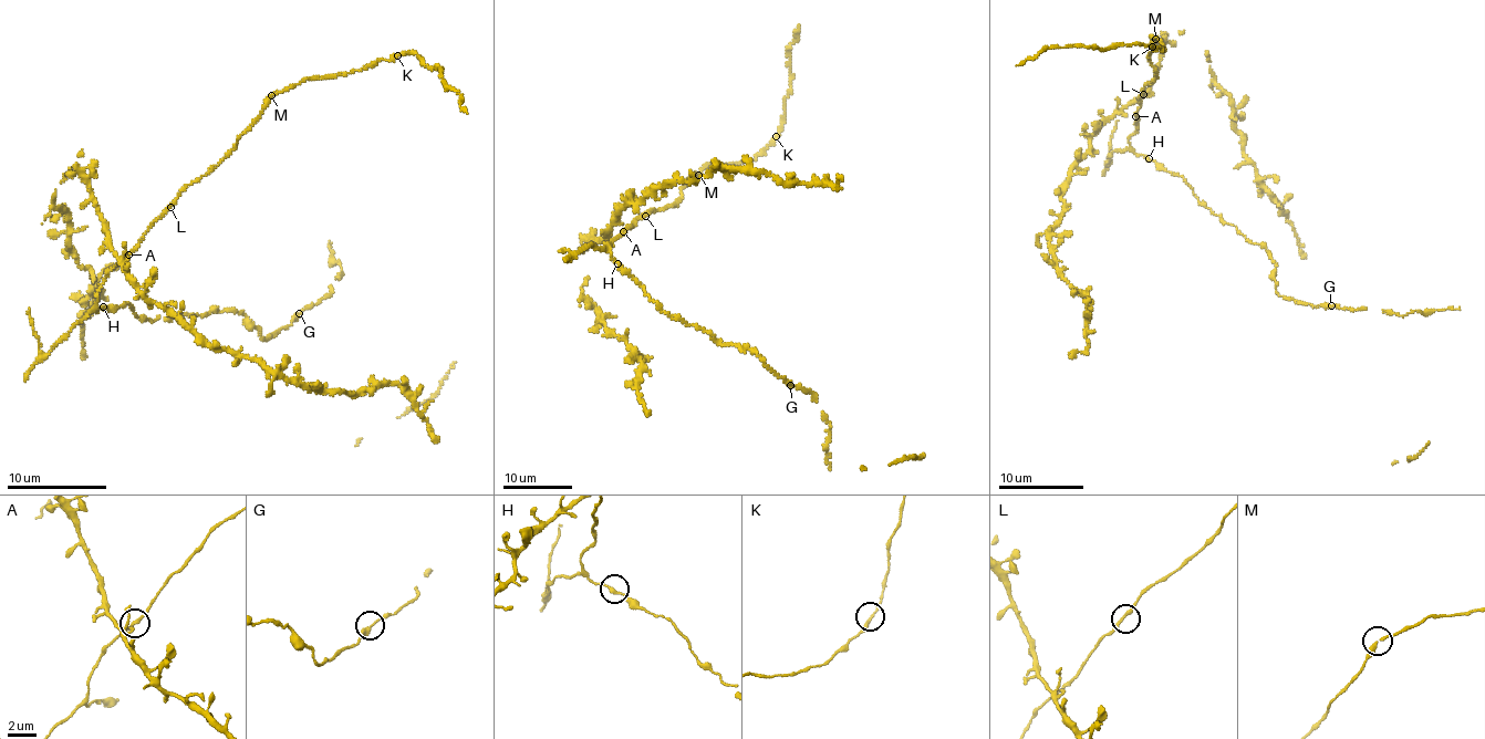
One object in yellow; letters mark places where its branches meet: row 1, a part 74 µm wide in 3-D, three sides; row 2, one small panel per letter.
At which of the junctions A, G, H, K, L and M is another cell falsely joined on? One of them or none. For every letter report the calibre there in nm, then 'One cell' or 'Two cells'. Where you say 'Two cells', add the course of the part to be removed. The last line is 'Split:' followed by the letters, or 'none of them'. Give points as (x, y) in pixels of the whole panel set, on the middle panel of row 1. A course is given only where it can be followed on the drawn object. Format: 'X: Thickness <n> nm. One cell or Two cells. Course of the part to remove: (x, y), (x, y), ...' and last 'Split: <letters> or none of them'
A: Thickness 200 nm. One cell
G: Thickness 240 nm. One cell
H: Thickness 200 nm. One cell
K: Thickness 220 nm. One cell
L: Thickness 240 nm. One cell
M: Thickness 280 nm. One cell
Split: none of them

